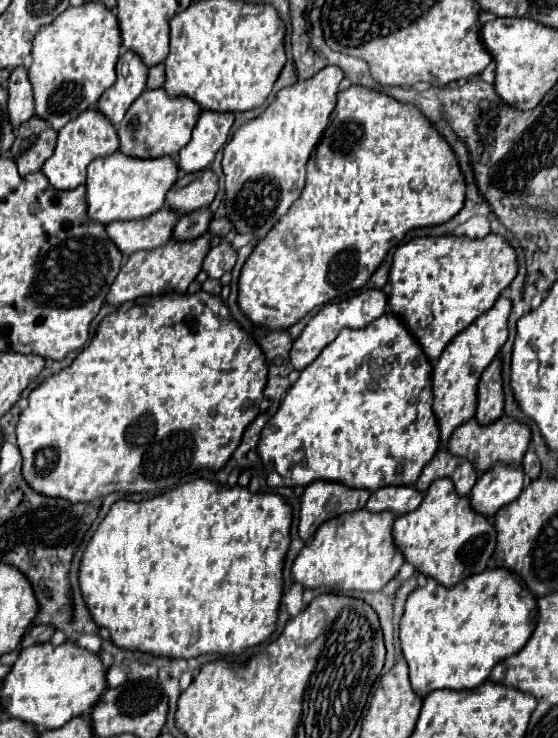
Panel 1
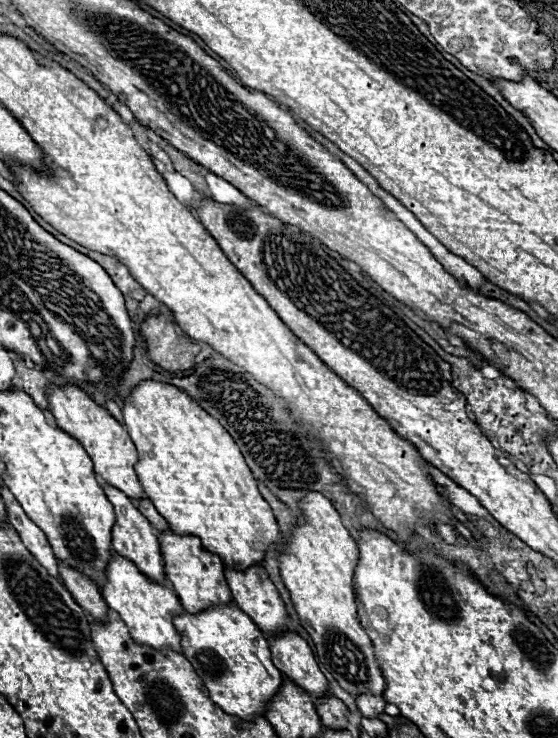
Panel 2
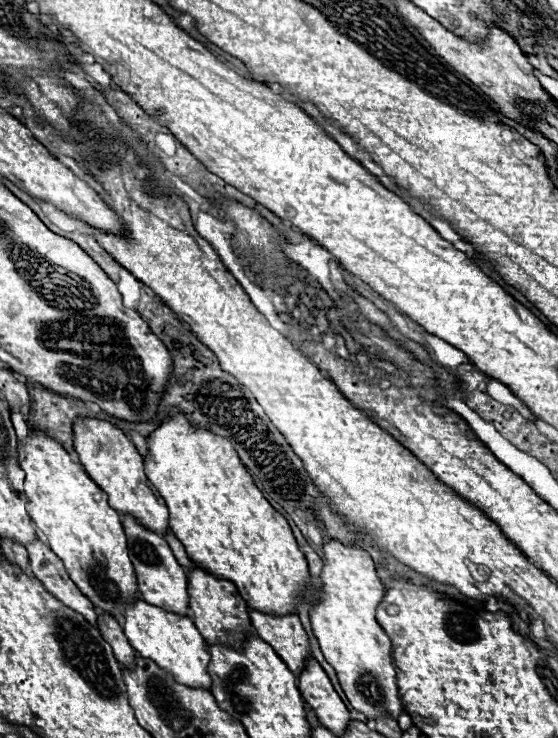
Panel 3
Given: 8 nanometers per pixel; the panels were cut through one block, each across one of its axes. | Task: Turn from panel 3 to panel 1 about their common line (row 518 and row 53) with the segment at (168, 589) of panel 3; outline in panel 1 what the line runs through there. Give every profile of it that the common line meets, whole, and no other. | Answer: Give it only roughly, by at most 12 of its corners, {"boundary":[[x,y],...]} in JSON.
{"boundary":[[134,52],[118,58],[116,82],[98,110],[118,126],[146,90],[148,66]]}

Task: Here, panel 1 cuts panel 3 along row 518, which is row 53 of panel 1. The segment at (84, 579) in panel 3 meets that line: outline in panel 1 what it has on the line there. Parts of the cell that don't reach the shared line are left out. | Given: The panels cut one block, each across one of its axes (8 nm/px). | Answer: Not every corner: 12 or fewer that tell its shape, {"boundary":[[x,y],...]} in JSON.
{"boundary":[[84,2],[40,28],[36,116],[54,130],[116,80],[118,16]]}

